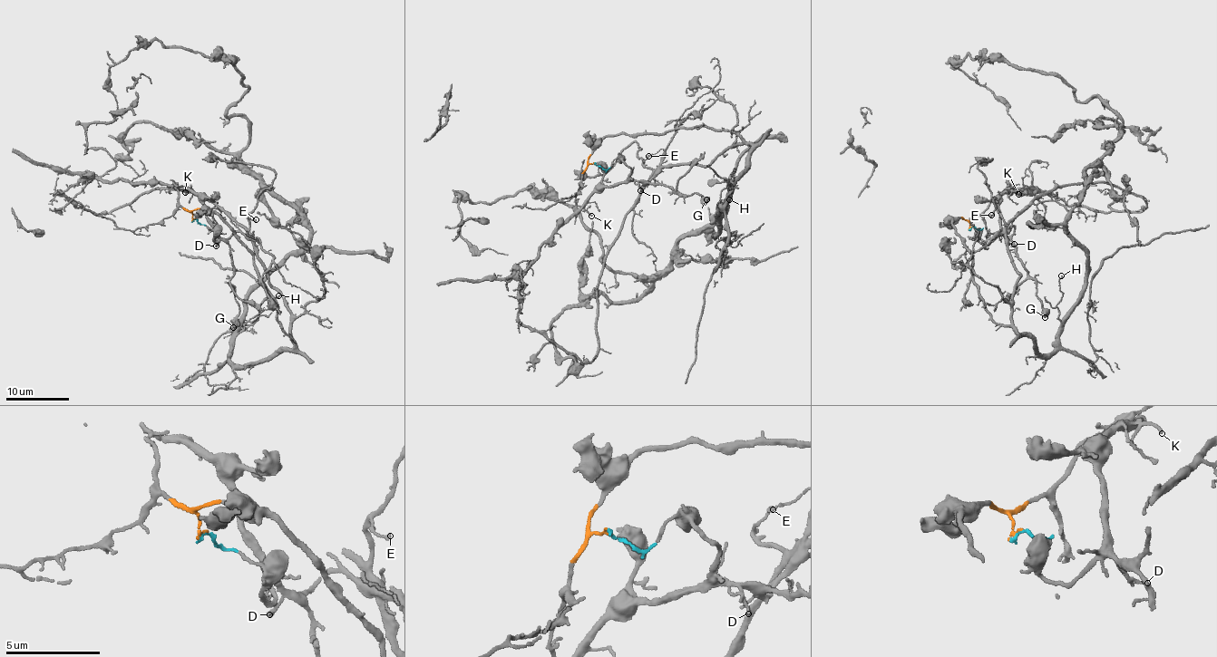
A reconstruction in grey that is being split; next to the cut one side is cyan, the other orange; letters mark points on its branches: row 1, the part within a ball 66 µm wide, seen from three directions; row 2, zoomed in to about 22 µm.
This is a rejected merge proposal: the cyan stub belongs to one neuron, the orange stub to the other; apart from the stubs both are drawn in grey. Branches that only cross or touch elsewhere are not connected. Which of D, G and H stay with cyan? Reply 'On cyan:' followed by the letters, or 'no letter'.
On cyan: D, G

